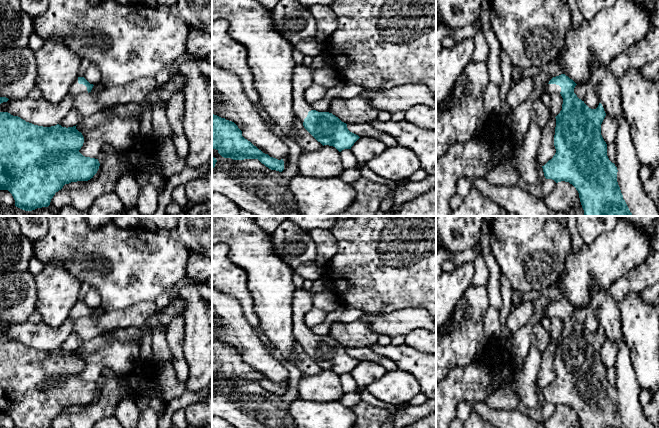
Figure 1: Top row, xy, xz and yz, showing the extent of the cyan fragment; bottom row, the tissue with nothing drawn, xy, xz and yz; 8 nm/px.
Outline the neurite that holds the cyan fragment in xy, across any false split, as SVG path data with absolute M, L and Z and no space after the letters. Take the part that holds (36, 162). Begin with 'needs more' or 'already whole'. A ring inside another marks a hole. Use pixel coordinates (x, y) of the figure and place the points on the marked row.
already whole; M0 112L0 190L8 190L15 206L22 210L48 207L55 193L65 184L88 181L97 173L98 159L85 157L79 152L83 143L84 137L76 126L43 127L8 112Z

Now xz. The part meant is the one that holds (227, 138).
needs more; M212 114L212 148L224 158L258 159L271 170L282 172L288 167L288 158L278 160L263 153L242 136L242 131L234 122L214 114Z

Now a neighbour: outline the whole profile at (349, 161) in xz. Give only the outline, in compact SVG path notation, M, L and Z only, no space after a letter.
M344 149L340 152L341 161L343 163L344 170L351 169L359 166L358 161L351 149Z

